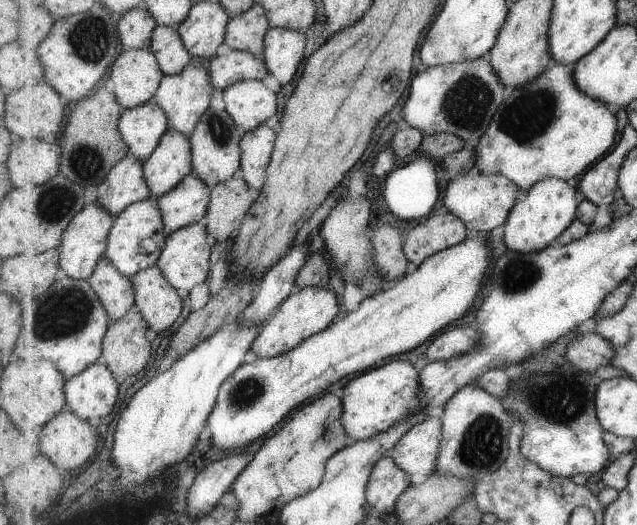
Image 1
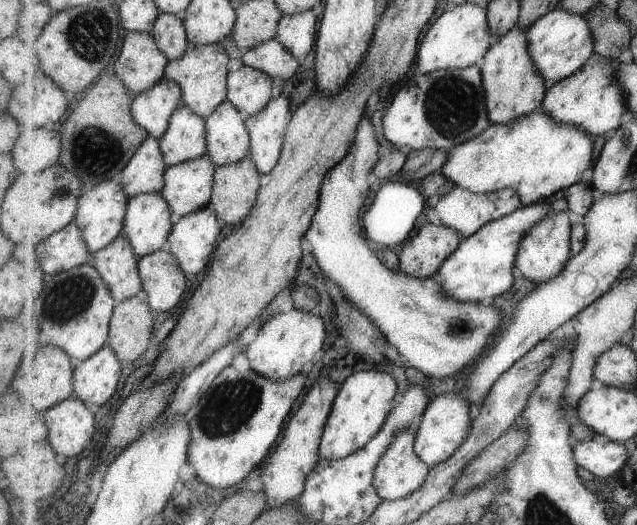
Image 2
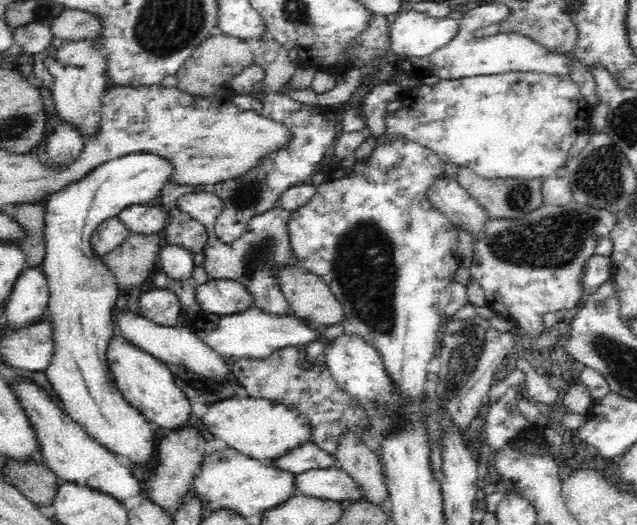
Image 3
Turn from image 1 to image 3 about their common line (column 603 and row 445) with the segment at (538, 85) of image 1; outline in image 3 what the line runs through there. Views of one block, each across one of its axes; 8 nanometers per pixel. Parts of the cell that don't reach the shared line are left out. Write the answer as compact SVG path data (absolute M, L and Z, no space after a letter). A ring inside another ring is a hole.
M144 153L126 155L101 164L87 177L63 188L55 195L50 195L45 203L46 256L42 271L50 292L46 317L48 317L48 323L52 325L55 350L52 362L44 372L54 392L60 397L59 407L72 420L80 424L92 439L118 456L121 461L127 464L134 462L142 468L150 466L157 455L157 447L154 444L154 426L147 416L140 412L140 409L134 408L122 396L108 366L106 356L108 338L114 334L116 298L121 290L116 283L114 272L104 263L104 258L94 253L92 235L104 220L117 216L131 204L146 204L158 198L164 184L169 183L170 171L168 162L160 156Z

